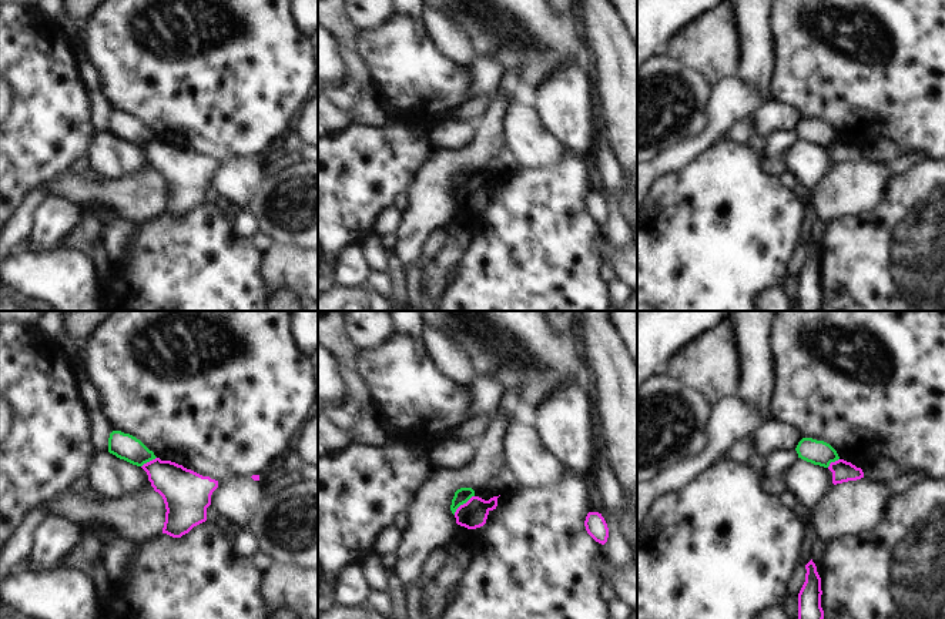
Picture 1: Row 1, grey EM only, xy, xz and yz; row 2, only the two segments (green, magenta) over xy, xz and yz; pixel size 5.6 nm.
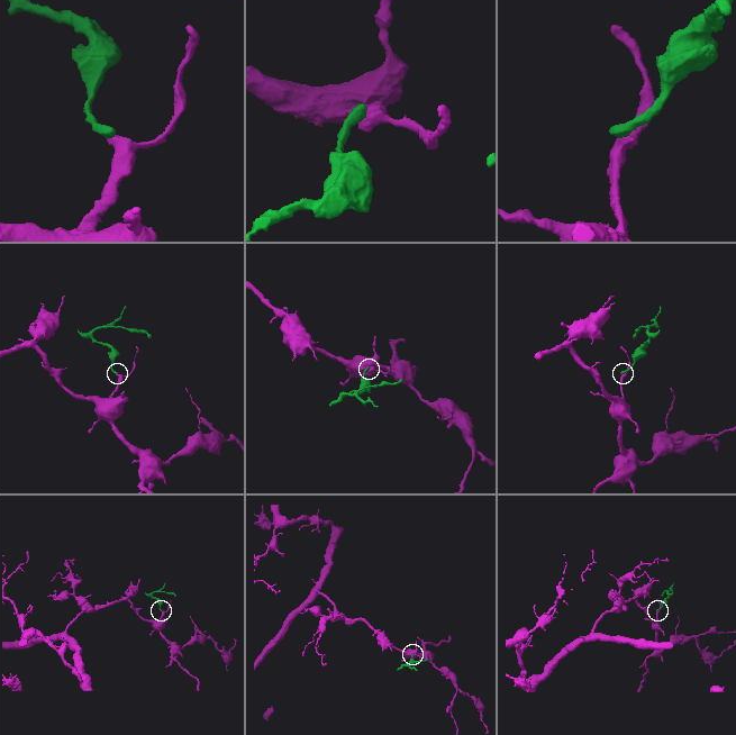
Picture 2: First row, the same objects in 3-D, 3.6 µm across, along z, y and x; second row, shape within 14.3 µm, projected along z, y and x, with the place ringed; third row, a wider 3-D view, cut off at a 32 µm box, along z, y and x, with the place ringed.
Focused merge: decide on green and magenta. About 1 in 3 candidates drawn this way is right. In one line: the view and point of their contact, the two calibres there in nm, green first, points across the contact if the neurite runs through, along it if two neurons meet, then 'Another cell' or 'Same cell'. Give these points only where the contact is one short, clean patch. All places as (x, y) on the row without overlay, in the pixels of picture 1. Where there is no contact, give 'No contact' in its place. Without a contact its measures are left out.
Touches green at xz (462, 184). Thickness 90 nm (green) against 160 nm. Boundary: xz (473, 176), (453, 194). Another cell.

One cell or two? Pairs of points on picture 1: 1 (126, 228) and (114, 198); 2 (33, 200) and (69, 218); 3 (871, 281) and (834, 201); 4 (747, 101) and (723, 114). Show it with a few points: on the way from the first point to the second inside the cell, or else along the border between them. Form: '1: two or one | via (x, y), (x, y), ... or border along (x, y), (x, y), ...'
1: two | border along (117, 217), (128, 221)
2: two | border along (47, 196), (36, 207), (33, 226), (27, 234)
3: two | border along (874, 208), (845, 216), (827, 224)
4: one | via (741, 101), (736, 101), (729, 109)

